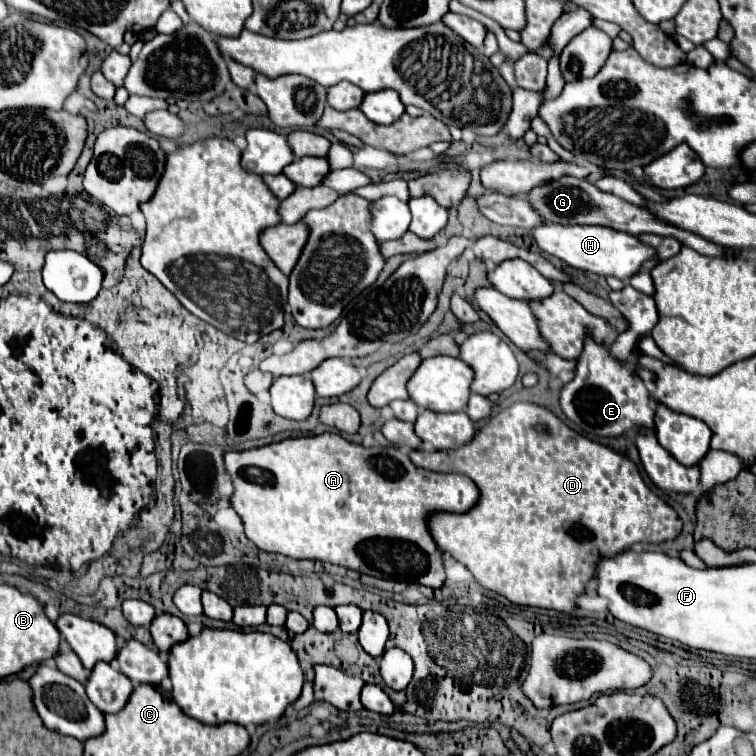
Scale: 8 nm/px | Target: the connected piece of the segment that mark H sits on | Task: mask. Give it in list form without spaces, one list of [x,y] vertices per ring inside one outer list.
[[[544,223],[542,227],[532,229],[532,237],[540,251],[562,259],[566,265],[582,271],[590,271],[596,275],[614,275],[618,279],[628,279],[638,273],[646,259],[654,257],[652,247],[638,243],[636,237],[614,231],[602,225],[560,225],[560,223]]]

